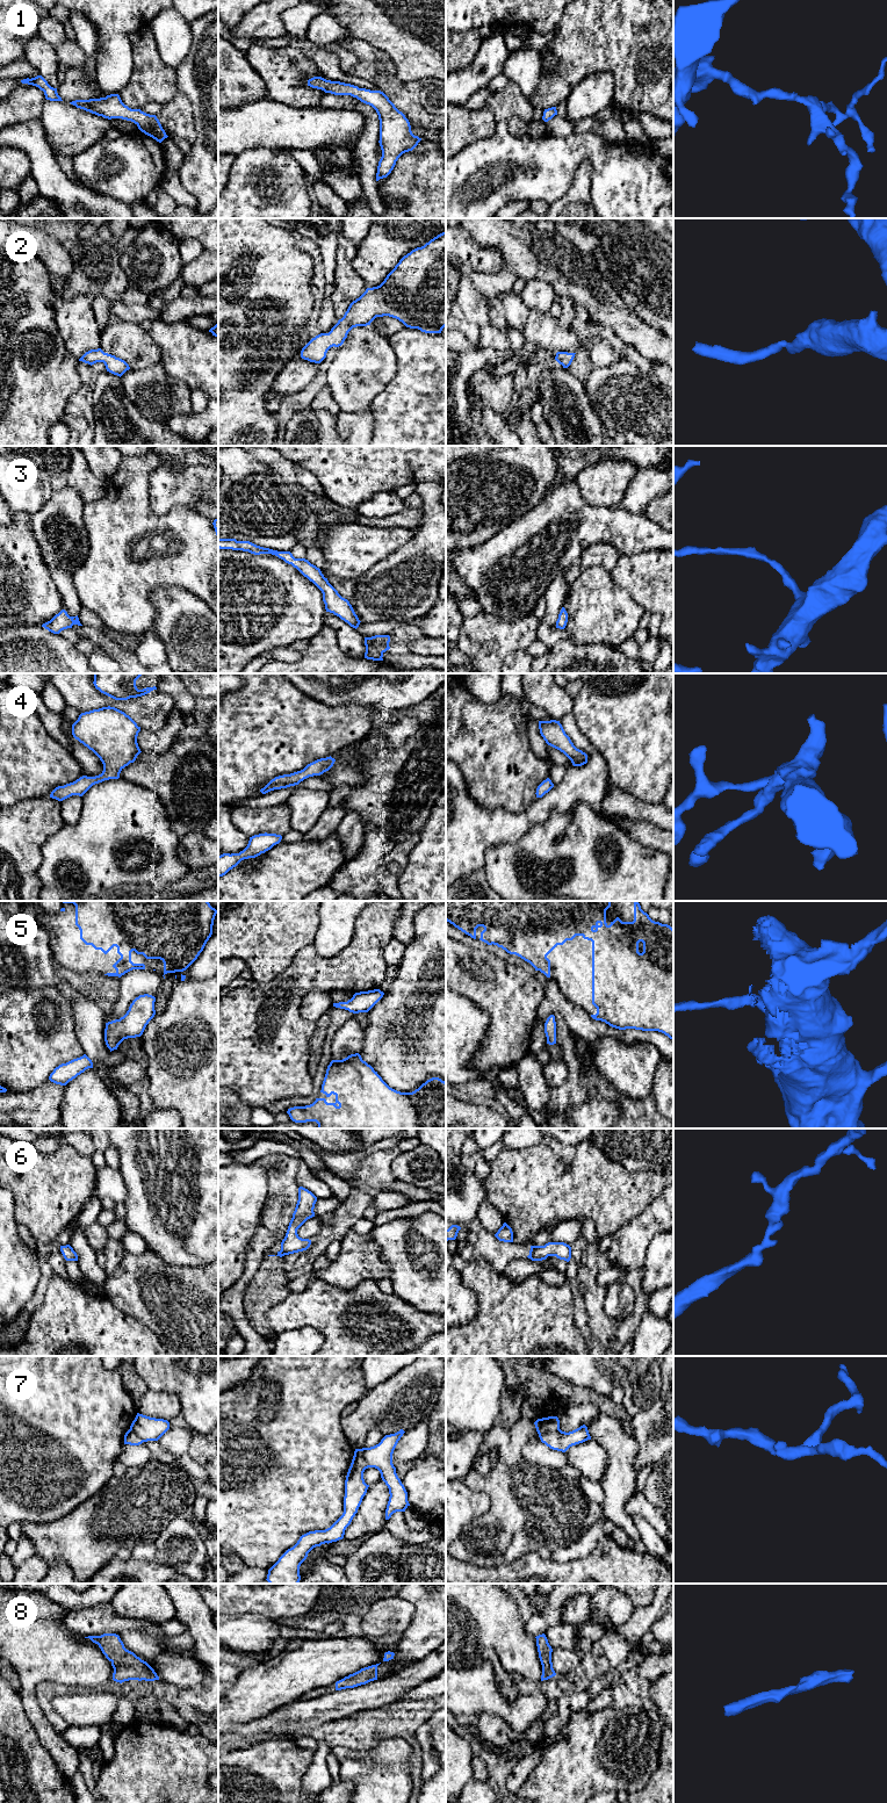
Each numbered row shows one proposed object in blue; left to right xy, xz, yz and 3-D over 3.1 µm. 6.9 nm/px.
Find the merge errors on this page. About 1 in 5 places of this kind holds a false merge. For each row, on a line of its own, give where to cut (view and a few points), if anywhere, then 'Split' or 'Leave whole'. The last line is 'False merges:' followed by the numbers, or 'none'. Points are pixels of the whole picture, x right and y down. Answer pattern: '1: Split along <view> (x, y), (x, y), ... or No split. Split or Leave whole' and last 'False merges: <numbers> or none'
1: No split. Leave whole
2: No split. Leave whole
3: No split. Leave whole
4: No split. Leave whole
5: No split. Leave whole
6: No split. Leave whole
7: Split along yz (559, 1428), (539, 1434). Split
8: No split. Leave whole
False merges: 7

